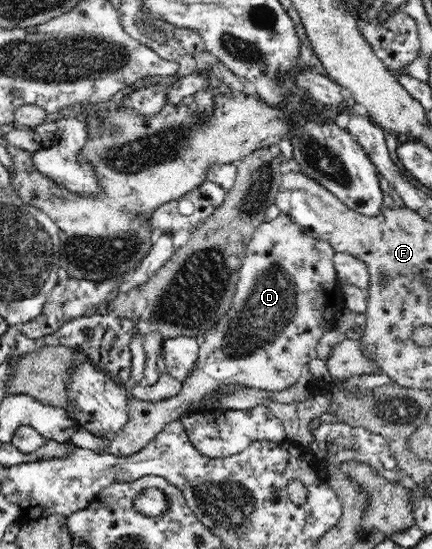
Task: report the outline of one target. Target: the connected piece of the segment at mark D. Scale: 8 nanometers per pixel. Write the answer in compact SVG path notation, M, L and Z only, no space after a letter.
M280 213L276 219L261 223L247 245L232 306L212 329L206 331L203 343L199 346L195 372L182 383L180 391L168 399L146 402L129 394L128 417L120 433L116 433L116 437L108 442L105 452L116 457L134 455L144 449L168 422L182 419L183 415L190 411L188 405L204 401L208 395L222 387L238 384L244 388L284 391L294 386L308 362L317 358L317 345L324 332L334 329L334 323L346 309L334 257L335 247L332 247L331 243L326 239L307 235L302 226L286 213Z

